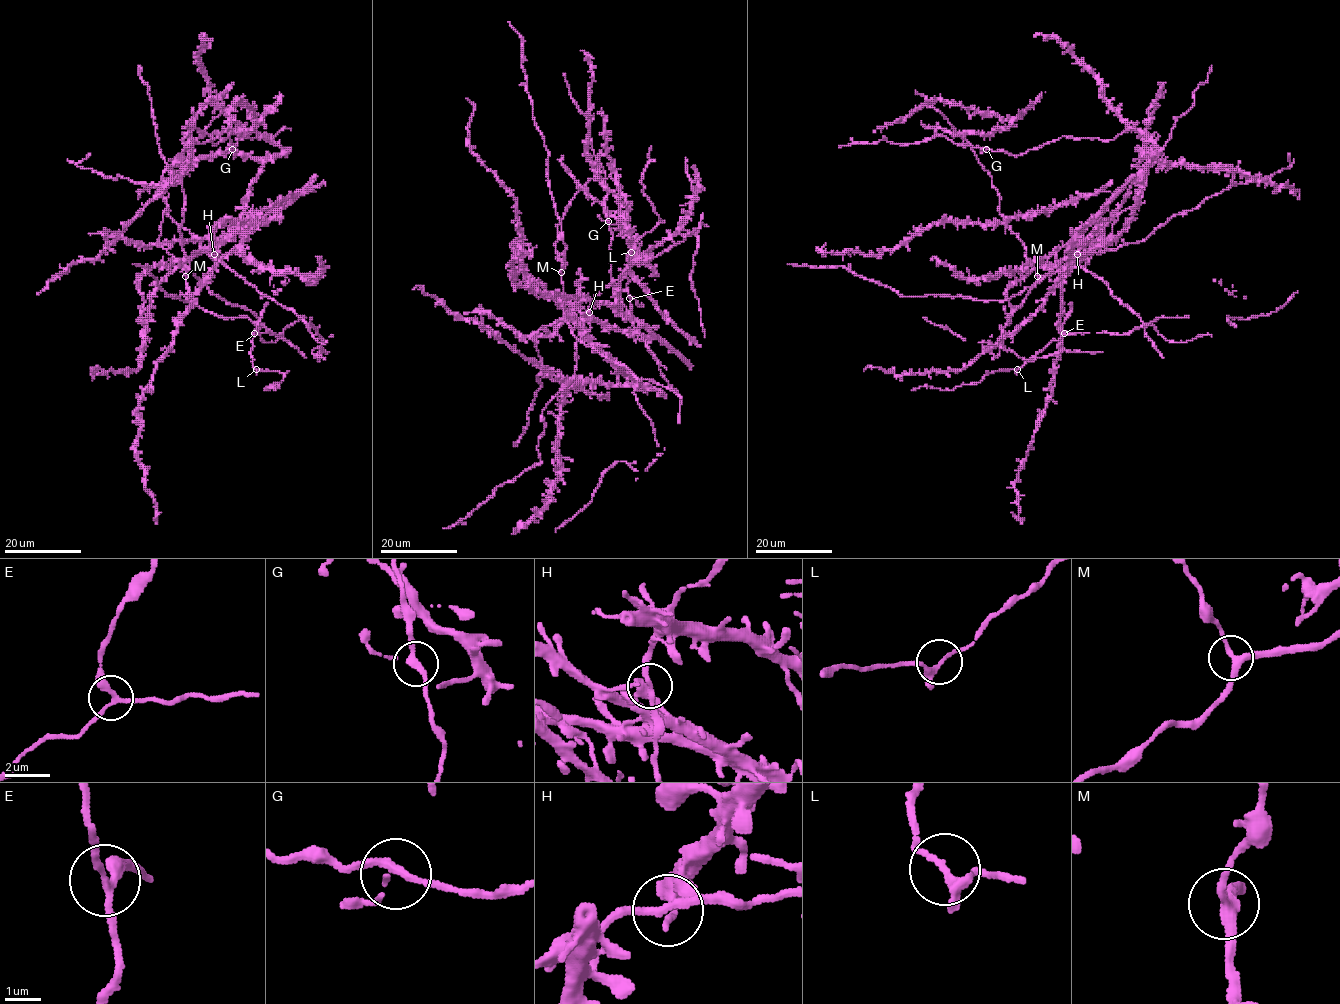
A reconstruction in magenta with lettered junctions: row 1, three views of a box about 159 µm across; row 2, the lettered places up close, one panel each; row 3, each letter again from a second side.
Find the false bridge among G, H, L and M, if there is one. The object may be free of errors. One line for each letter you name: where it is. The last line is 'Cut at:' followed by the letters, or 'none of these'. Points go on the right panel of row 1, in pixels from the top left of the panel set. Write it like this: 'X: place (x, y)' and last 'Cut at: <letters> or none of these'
Cut at: none of these

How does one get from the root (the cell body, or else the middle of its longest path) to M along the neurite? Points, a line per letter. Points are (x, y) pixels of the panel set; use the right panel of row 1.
M: (1068, 257), (1060, 263), (1061, 266), (1066, 264), (1064, 269), (1037, 276)

